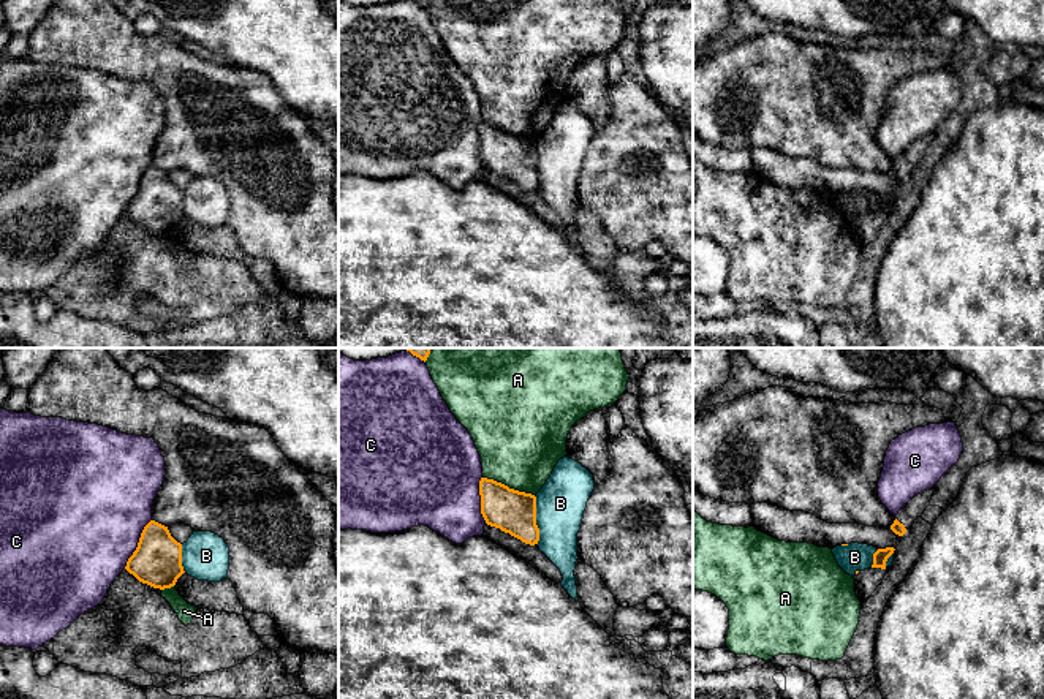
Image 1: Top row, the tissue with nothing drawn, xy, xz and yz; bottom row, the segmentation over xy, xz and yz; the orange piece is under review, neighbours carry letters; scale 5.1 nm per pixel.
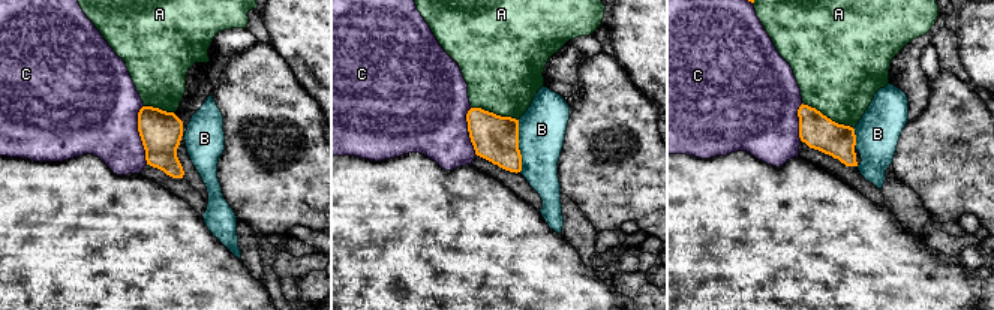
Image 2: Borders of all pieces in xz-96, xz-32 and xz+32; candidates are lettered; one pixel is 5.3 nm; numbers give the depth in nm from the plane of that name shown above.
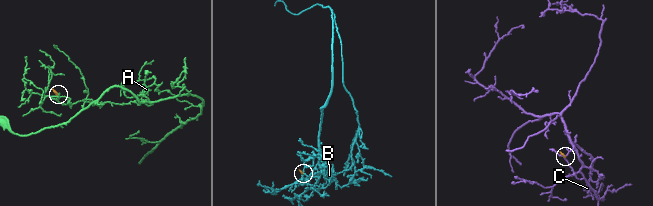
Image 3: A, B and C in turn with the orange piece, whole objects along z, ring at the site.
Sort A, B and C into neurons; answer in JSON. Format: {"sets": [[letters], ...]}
{"sets": [["A"], ["B"], ["C"]]}

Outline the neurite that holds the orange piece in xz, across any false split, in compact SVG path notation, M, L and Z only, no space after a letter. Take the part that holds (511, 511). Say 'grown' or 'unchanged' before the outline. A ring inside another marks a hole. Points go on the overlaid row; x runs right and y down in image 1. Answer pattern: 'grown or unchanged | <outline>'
unchanged | M481 478L481 514L487 525L535 546L539 541L536 525L536 497L509 489L494 479Z

